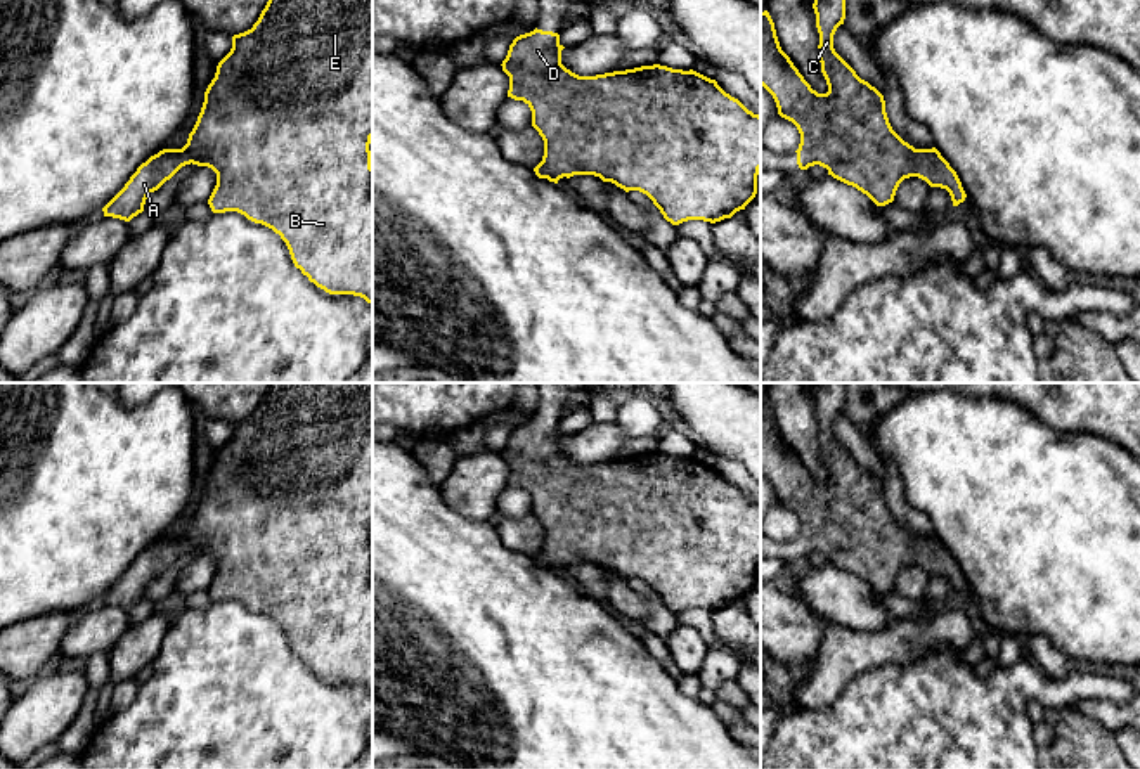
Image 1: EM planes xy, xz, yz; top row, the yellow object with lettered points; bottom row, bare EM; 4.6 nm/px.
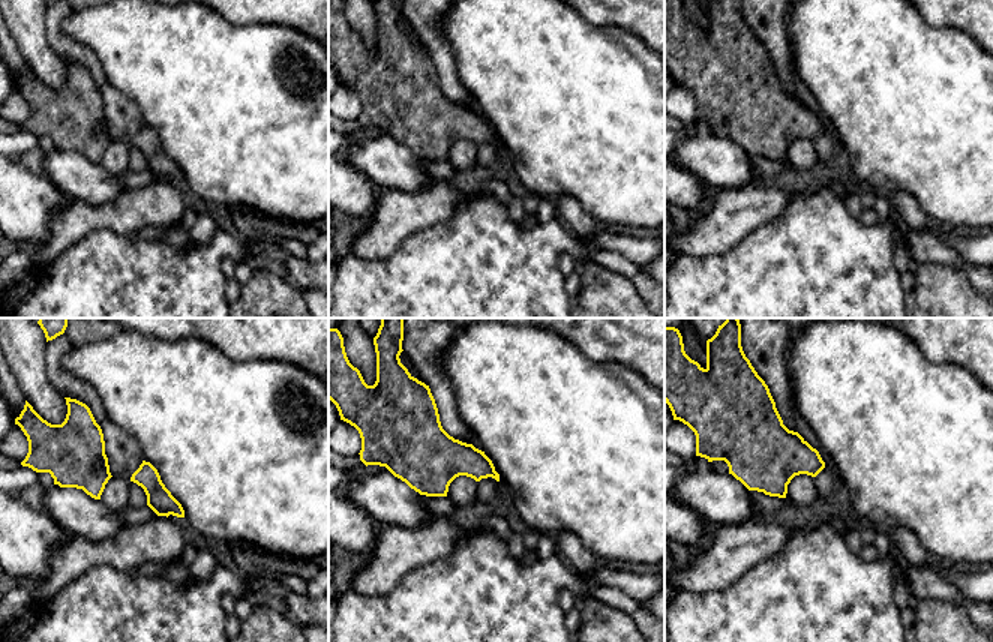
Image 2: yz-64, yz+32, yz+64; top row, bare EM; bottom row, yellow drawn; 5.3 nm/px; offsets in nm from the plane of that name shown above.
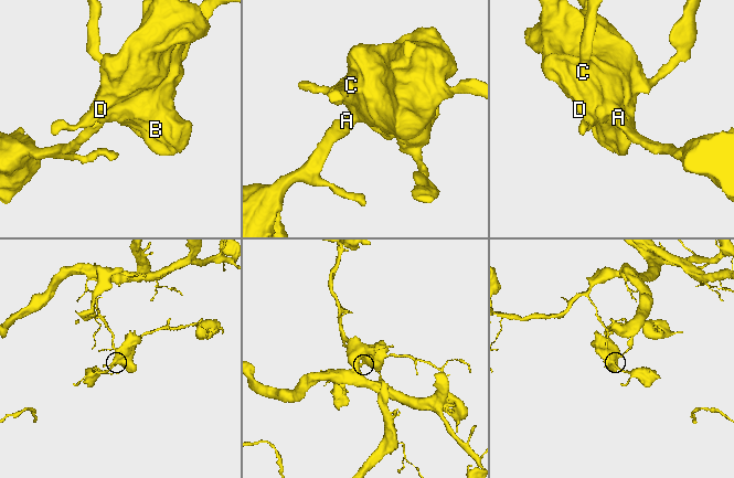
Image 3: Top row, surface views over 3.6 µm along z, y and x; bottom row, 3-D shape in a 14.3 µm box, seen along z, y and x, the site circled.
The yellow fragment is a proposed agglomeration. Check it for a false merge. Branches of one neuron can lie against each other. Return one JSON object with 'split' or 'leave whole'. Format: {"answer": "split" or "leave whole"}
{"answer": "leave whole"}

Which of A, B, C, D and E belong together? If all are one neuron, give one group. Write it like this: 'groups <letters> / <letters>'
groups A B C D E

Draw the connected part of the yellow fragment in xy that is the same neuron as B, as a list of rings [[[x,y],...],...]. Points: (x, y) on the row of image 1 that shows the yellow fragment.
[[[269,0],[253,28],[232,36],[232,48],[217,66],[215,78],[211,80],[211,83],[204,92],[204,102],[198,116],[198,121],[192,132],[189,133],[187,144],[182,149],[163,149],[158,154],[151,156],[146,163],[142,163],[137,168],[137,171],[130,177],[125,187],[102,208],[102,211],[104,216],[130,222],[133,216],[144,211],[147,196],[158,191],[182,166],[191,163],[198,166],[208,166],[217,173],[217,185],[208,199],[208,204],[213,213],[237,211],[244,215],[248,220],[272,229],[286,242],[295,267],[300,268],[301,274],[307,275],[308,281],[314,282],[317,288],[324,289],[329,294],[353,294],[364,298],[367,303],[372,303],[372,166],[369,151],[371,139],[372,139],[372,0]]]

